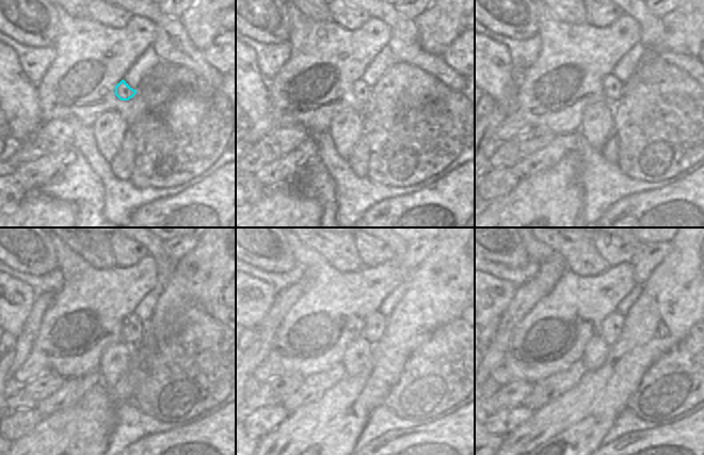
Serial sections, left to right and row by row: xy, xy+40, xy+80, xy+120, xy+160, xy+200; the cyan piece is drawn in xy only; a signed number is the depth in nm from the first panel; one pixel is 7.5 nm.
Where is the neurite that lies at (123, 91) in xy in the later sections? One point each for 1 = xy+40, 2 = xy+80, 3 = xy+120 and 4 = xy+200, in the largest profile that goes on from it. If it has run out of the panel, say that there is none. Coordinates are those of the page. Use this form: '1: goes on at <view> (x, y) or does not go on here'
1: goes on at xy+40 (362, 91)
2: goes on at xy+80 (611, 88)
3: goes on at xy+120 (132, 329)
4: goes on at xy+200 (610, 329)

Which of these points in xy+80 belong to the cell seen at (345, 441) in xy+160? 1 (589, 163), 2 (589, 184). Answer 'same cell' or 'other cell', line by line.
1: other cell
2: other cell

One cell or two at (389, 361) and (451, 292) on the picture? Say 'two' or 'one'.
one

